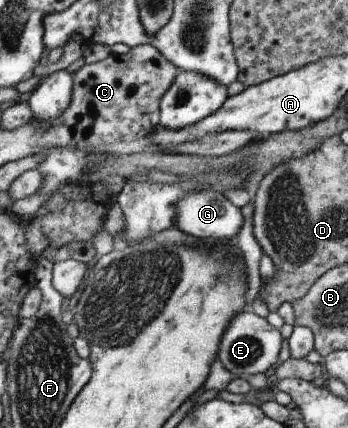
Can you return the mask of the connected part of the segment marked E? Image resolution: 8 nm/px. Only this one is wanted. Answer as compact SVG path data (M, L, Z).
M243 311L232 318L227 330L221 335L217 358L223 370L238 379L245 380L251 374L270 374L278 363L281 340L277 329L269 325L264 318Z

